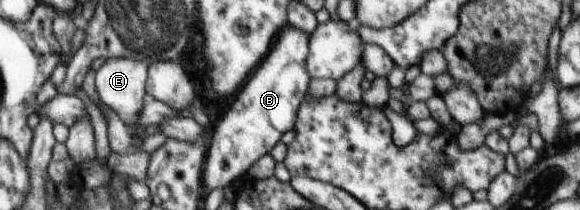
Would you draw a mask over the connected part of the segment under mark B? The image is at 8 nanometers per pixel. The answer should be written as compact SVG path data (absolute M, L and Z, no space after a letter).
M287 26L276 36L270 52L242 84L240 93L224 118L210 129L203 170L204 194L209 194L214 189L223 189L228 185L233 186L235 183L239 183L239 179L247 175L249 168L278 144L285 132L295 128L297 112L307 94L308 83L311 79L310 73L307 71L308 55L309 38L296 27Z

